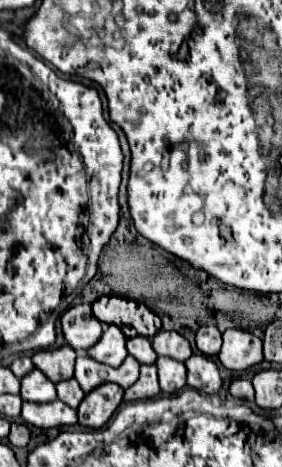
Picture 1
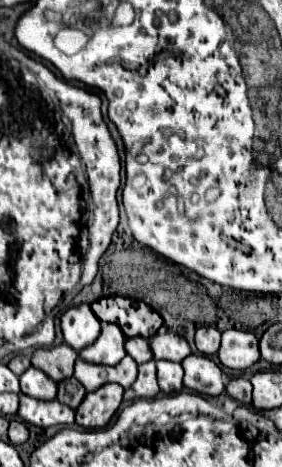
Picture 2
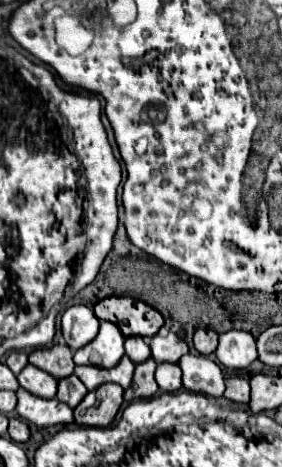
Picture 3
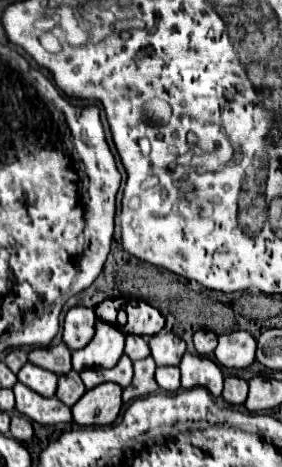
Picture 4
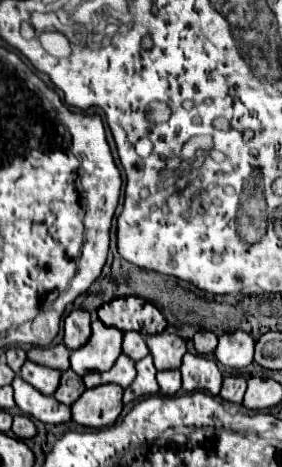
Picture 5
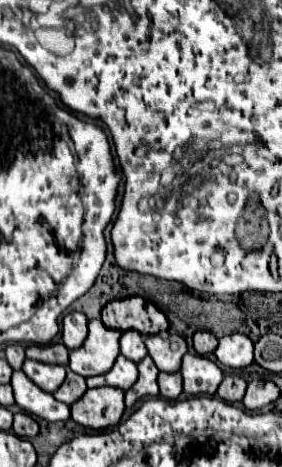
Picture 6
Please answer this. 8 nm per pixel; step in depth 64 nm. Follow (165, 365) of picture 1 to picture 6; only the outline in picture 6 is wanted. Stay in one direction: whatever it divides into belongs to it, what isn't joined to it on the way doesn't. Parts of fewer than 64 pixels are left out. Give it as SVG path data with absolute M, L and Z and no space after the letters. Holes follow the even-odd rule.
M160 372L158 374L158 384L160 384L160 396L168 400L176 400L182 394L182 374L180 372Z

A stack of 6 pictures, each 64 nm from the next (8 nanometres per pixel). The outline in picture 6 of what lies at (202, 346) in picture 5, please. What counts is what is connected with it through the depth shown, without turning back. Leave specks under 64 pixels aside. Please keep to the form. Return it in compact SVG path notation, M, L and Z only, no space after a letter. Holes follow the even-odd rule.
M196 332L194 334L194 348L198 354L206 356L206 354L214 352L216 346L218 346L218 340L214 334L210 334L210 332Z

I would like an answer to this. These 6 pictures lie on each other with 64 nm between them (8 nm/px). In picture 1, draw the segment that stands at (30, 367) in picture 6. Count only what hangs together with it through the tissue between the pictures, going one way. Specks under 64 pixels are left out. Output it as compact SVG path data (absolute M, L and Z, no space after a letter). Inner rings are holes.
M34 368L26 378L22 378L20 396L28 402L52 402L56 400L56 388L54 382L50 382L40 370Z

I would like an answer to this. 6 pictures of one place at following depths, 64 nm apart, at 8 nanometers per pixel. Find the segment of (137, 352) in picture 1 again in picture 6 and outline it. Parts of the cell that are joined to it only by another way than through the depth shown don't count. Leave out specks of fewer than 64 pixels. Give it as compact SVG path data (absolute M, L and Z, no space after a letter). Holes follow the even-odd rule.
M122 332L120 354L138 364L148 354L144 346L144 336L140 336L140 332Z

